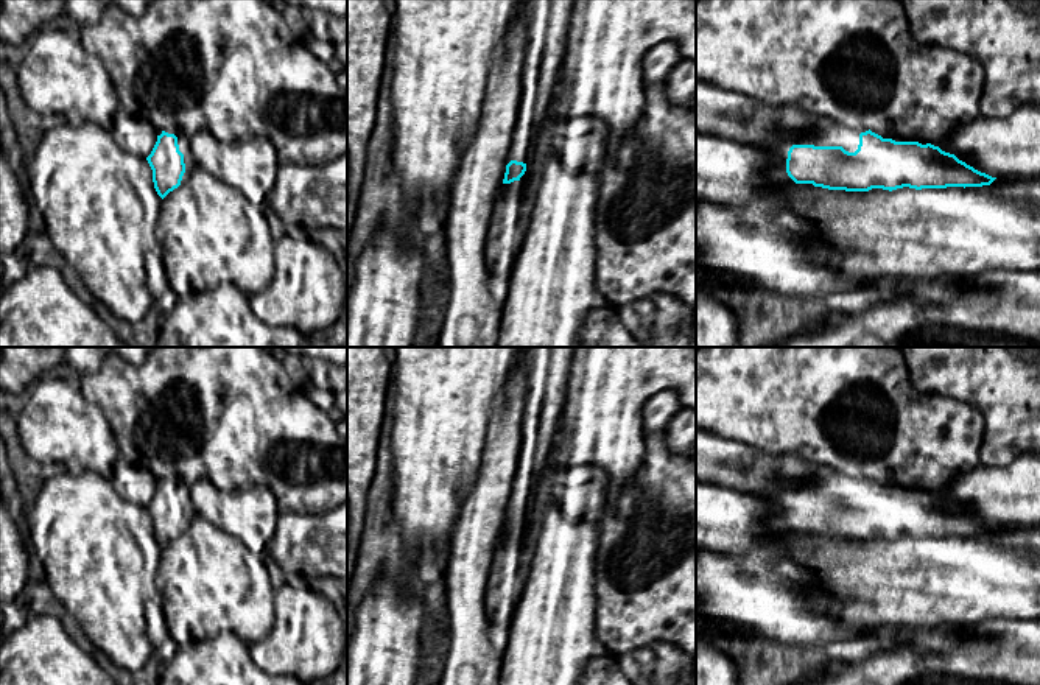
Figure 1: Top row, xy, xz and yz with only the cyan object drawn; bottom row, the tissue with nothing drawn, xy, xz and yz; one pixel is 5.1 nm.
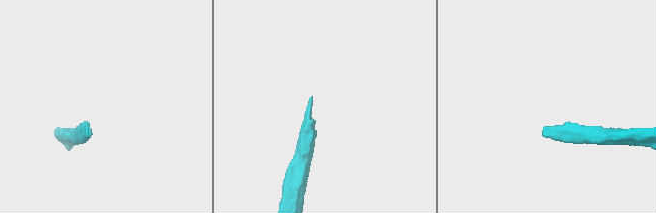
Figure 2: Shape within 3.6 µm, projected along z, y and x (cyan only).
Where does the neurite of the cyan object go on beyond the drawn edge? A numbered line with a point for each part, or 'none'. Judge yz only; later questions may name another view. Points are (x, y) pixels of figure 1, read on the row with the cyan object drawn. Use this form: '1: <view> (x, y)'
1: yz (824, 133)

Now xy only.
1: xy (182, 140)

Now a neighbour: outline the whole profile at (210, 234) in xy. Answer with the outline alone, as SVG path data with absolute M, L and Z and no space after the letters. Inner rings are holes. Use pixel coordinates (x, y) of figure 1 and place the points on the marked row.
M196 167L190 177L170 191L160 206L156 235L162 244L162 263L170 288L179 299L232 283L248 296L263 291L276 276L274 246L263 207L254 206L235 187Z

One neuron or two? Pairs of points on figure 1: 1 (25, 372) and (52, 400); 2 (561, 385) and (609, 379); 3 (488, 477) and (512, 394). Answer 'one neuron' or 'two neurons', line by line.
1: two neurons
2: two neurons
3: one neuron

